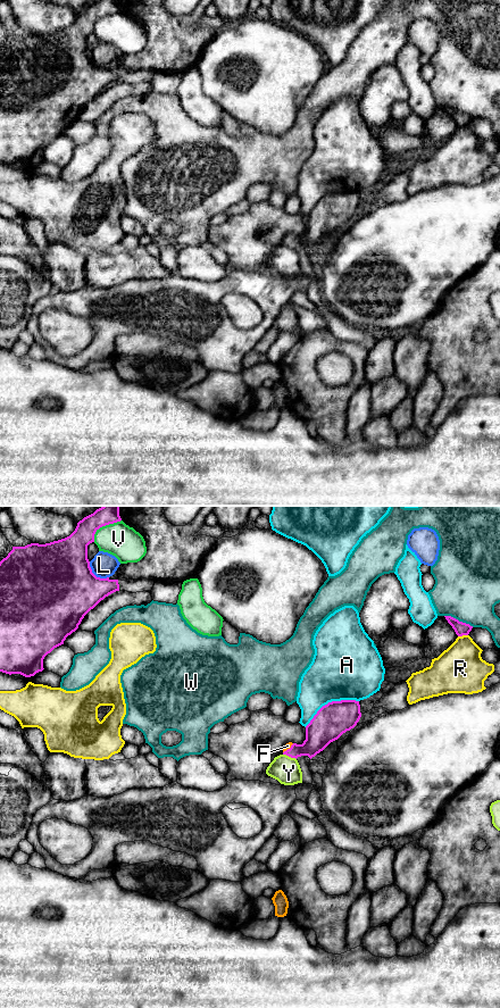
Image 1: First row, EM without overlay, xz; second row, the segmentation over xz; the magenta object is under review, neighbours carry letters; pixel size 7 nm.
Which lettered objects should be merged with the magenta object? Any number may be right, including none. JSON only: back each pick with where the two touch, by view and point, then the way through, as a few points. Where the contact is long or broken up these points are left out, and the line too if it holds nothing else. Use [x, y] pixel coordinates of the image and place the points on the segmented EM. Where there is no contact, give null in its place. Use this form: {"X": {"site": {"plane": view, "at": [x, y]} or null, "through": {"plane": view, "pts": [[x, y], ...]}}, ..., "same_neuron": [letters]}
{"F": {"site": {"plane": "xz", "at": [288, 749]}, "through": {"plane": "xz", "pts": [[319, 734], [305, 749], [288, 749], [288, 746]]}}, "same_neuron": ["F"]}

